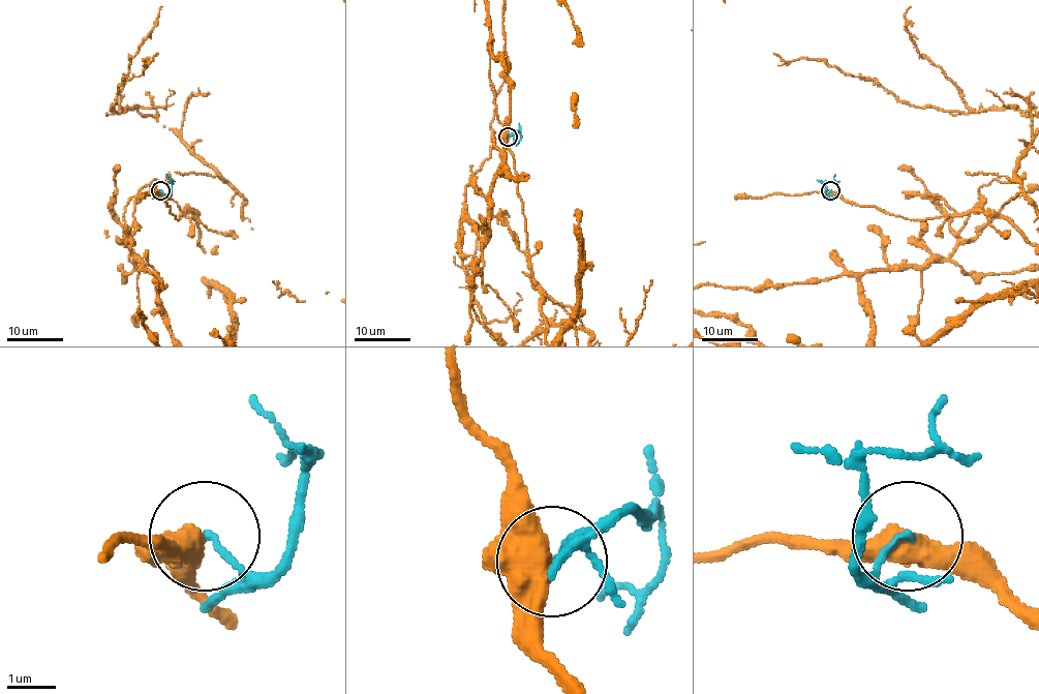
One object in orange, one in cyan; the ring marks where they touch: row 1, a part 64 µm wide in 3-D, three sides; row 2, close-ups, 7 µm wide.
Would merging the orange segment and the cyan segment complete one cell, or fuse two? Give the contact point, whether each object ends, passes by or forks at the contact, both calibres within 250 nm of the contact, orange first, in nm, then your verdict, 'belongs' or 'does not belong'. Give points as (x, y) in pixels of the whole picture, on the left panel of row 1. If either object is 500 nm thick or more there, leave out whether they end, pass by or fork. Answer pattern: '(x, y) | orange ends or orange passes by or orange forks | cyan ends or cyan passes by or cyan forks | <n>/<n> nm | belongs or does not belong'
(160, 190) | 500/120 nm | does not belong

